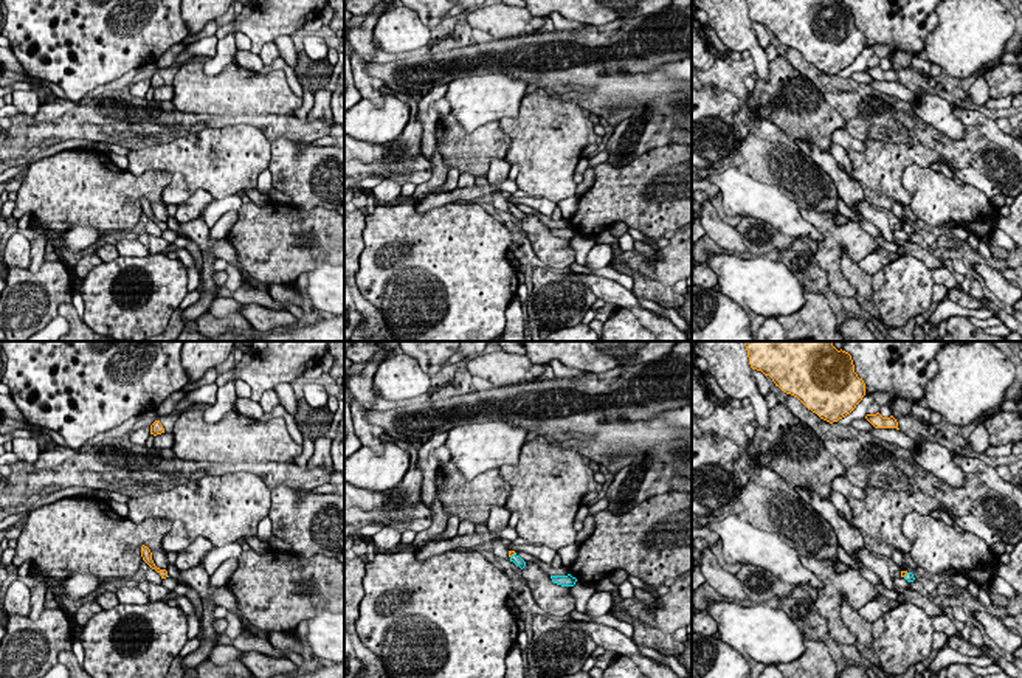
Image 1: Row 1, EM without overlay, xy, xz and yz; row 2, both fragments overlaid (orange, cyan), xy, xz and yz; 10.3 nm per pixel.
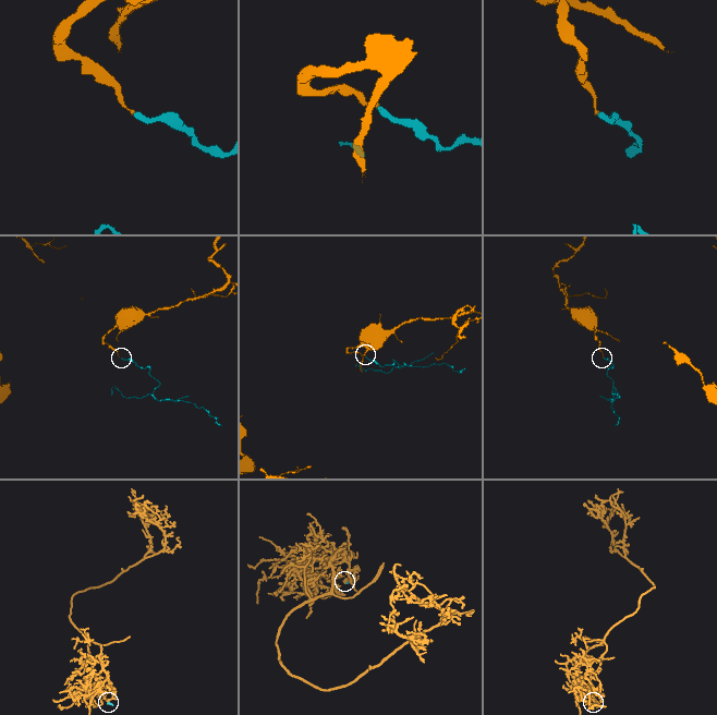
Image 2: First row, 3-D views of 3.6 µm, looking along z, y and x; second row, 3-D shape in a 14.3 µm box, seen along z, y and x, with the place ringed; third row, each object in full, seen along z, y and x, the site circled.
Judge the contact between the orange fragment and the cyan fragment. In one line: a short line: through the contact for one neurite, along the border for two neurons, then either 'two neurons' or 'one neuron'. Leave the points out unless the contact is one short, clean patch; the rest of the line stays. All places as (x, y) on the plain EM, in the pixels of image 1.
xz (510, 205), (512, 207), (515, 211) | one neuron

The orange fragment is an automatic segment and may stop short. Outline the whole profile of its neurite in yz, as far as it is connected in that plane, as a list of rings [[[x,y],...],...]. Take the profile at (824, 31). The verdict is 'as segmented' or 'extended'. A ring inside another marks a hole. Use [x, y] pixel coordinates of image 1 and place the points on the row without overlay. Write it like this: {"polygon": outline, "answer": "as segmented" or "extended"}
{"polygon": [[[746,0],[752,22],[769,28],[783,45],[797,50],[833,76],[850,67],[865,48],[851,8],[836,0]]], "answer": "as segmented"}

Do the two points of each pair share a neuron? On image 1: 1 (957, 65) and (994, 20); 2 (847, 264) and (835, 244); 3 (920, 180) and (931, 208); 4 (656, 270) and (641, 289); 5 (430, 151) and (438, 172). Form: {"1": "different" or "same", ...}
{"1": "same", "2": "different", "3": "same", "4": "different", "5": "same"}

